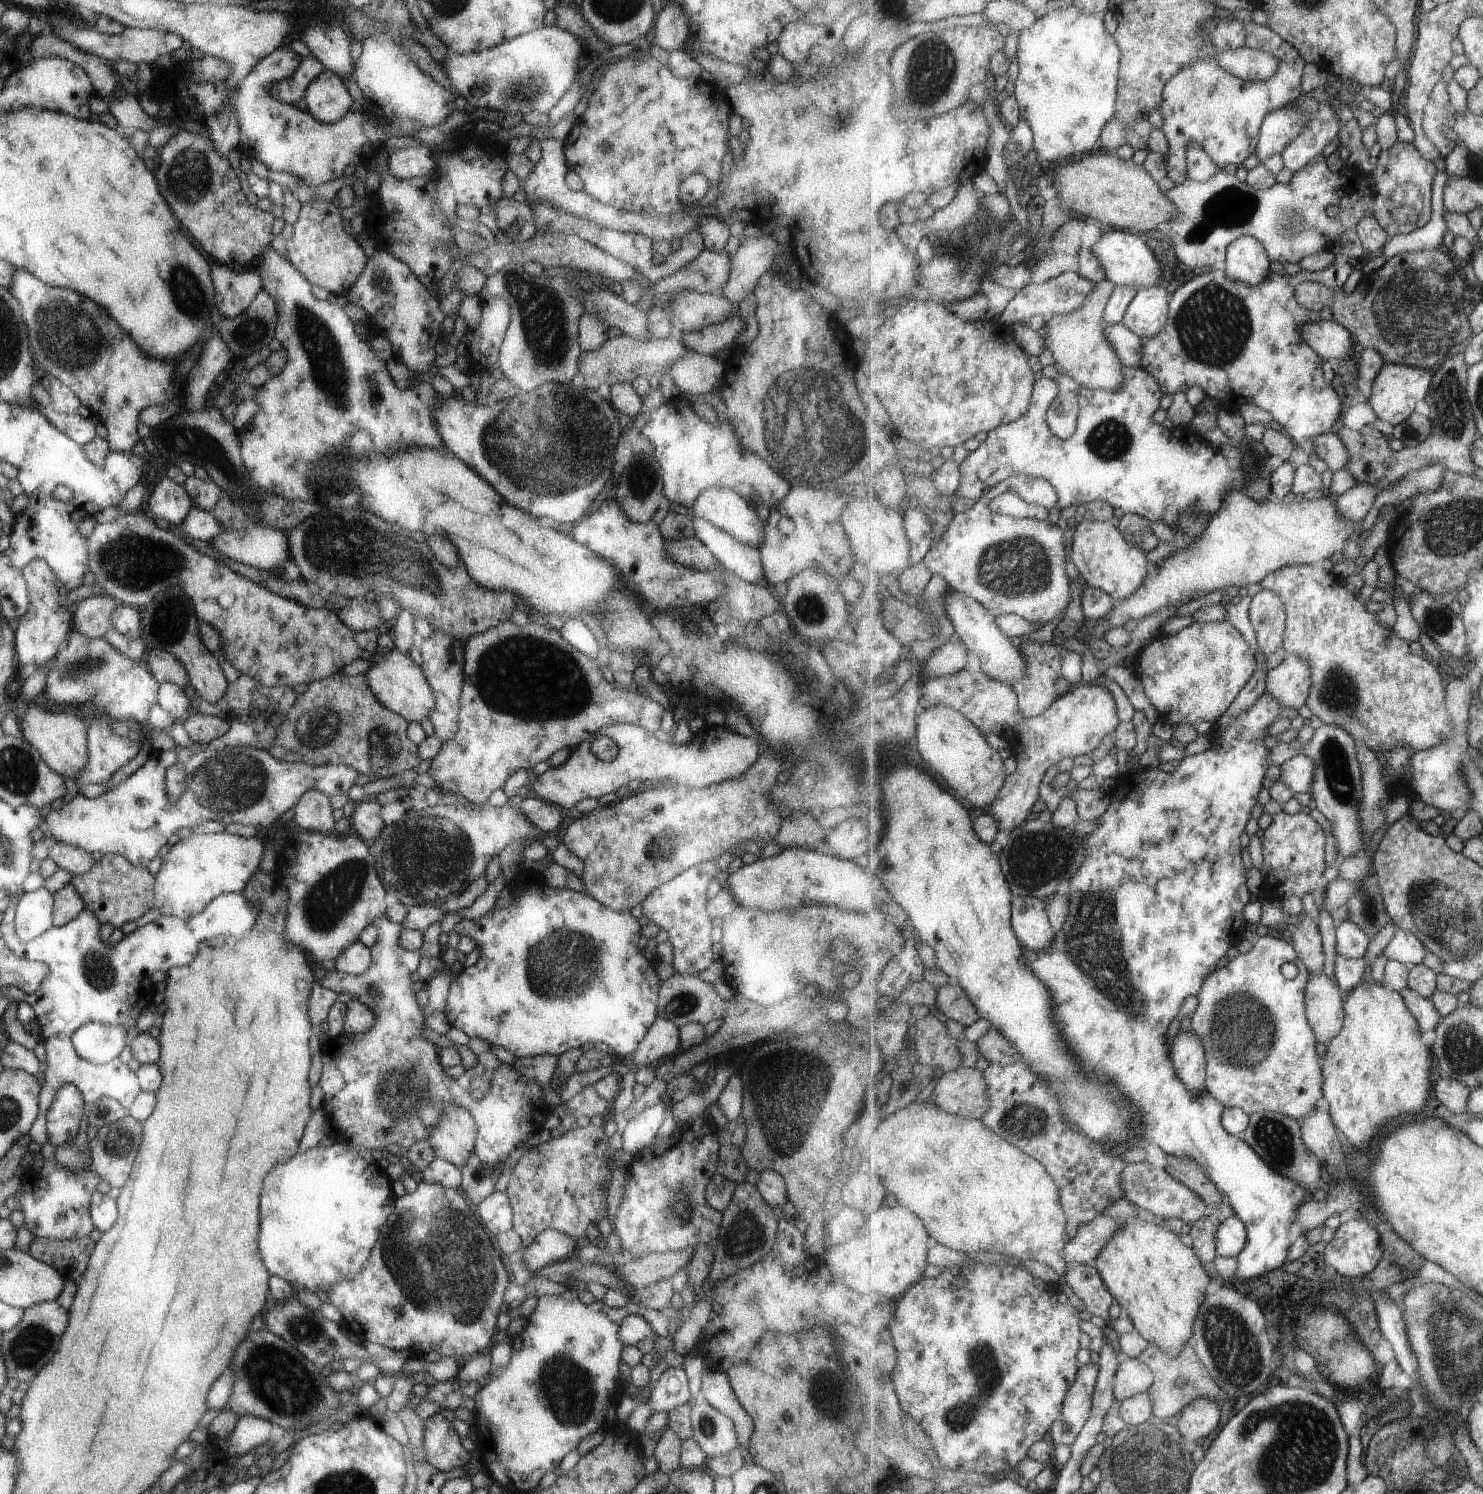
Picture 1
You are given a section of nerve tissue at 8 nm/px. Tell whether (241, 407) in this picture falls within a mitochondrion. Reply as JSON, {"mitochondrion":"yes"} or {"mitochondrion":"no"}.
{"mitochondrion":"no"}

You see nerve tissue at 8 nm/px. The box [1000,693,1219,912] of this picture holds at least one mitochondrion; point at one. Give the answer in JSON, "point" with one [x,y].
{"point":[1037,858]}

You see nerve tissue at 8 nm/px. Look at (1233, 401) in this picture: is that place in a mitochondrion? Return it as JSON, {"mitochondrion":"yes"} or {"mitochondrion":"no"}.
{"mitochondrion":"no"}

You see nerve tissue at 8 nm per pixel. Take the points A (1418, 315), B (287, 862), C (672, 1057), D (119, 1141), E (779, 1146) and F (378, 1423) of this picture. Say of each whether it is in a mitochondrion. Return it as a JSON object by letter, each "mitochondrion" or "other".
{"A":"mitochondrion","B":"mitochondrion","C":"other","D":"mitochondrion","E":"mitochondrion","F":"other"}

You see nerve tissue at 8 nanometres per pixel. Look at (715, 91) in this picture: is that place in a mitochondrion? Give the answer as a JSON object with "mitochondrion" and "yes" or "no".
{"mitochondrion":"no"}

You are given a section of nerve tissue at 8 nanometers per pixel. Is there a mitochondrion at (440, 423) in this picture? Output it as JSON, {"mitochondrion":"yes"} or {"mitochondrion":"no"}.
{"mitochondrion":"no"}

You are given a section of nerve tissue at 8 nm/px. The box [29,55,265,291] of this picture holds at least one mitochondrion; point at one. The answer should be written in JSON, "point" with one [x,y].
{"point":[189,177]}

